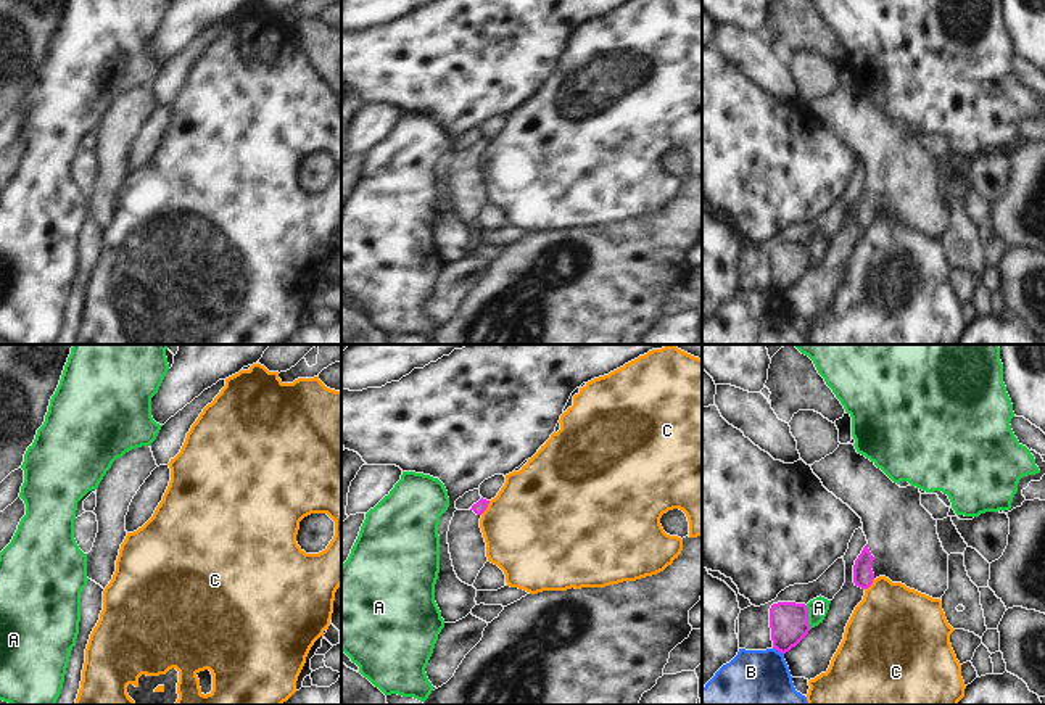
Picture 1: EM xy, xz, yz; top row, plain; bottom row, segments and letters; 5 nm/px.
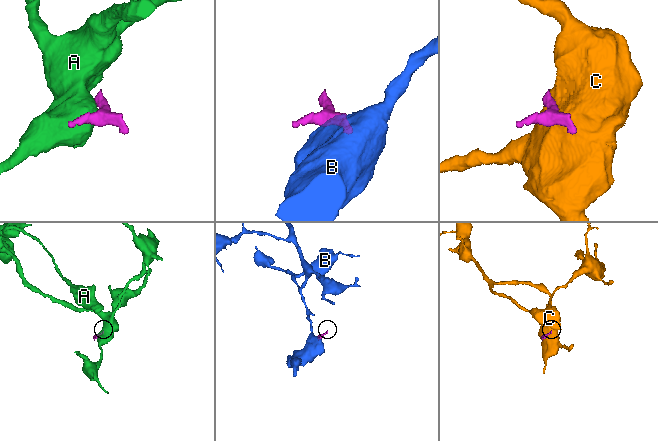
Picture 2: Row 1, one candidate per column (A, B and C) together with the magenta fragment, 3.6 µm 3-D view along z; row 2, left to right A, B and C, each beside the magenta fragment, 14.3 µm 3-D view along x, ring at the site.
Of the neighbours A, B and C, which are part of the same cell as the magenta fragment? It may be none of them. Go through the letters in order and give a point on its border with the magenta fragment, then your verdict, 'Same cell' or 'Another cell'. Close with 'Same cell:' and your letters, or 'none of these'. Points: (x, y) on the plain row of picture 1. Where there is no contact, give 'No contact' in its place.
A: Touches magenta at yz (807, 256). Another cell
B: Touches magenta at yz (778, 290). Another cell
C: Touches magenta at xz (487, 145). Another cell
Same cell: none of these

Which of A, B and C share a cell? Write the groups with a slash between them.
A / B / C

